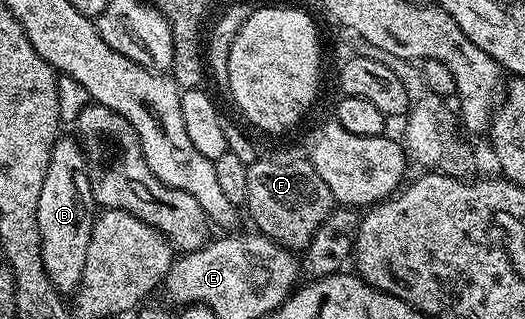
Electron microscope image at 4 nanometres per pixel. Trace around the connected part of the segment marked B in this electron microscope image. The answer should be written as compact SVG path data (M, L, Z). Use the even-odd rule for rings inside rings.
M58 138L51 149L51 161L47 165L47 177L43 177L43 193L39 193L37 210L43 269L58 292L76 292L81 283L94 218L95 204L89 171L85 167L85 153L76 138Z

